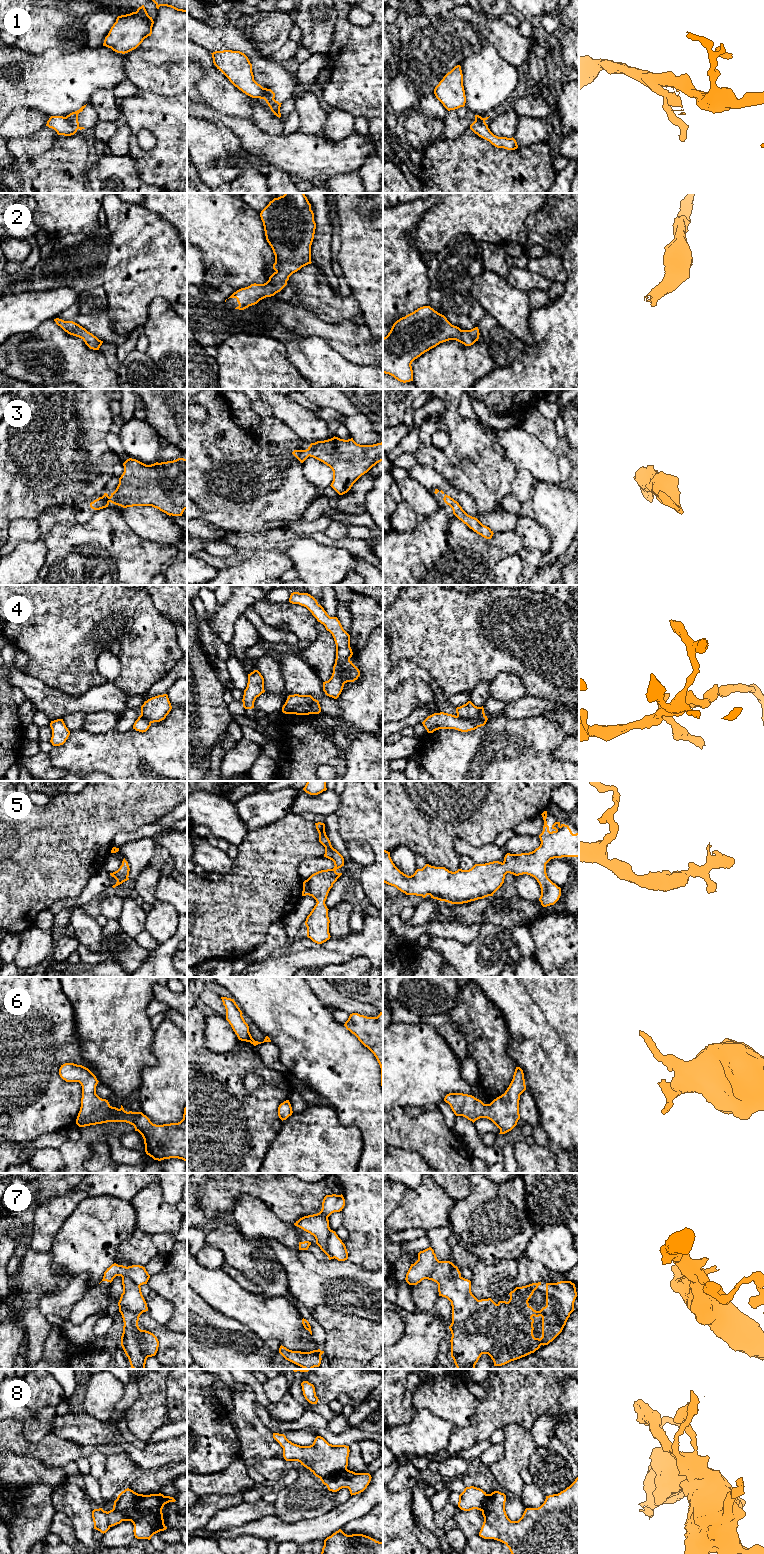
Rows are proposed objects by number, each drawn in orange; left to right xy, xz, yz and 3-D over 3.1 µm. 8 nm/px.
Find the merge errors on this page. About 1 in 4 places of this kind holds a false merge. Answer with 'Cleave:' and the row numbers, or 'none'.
Cleave: 1, 4, 7, 8

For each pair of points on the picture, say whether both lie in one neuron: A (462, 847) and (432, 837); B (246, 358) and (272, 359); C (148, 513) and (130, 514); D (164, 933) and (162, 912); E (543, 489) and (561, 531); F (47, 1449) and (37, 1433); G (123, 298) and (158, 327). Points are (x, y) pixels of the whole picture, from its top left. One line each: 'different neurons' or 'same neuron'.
A: different neurons
B: same neuron
C: same neuron
D: same neuron
E: same neuron
F: different neurons
G: different neurons

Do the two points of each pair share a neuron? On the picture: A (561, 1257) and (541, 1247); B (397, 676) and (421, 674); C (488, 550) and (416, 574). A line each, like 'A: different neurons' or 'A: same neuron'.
A: same neuron
B: same neuron
C: same neuron

